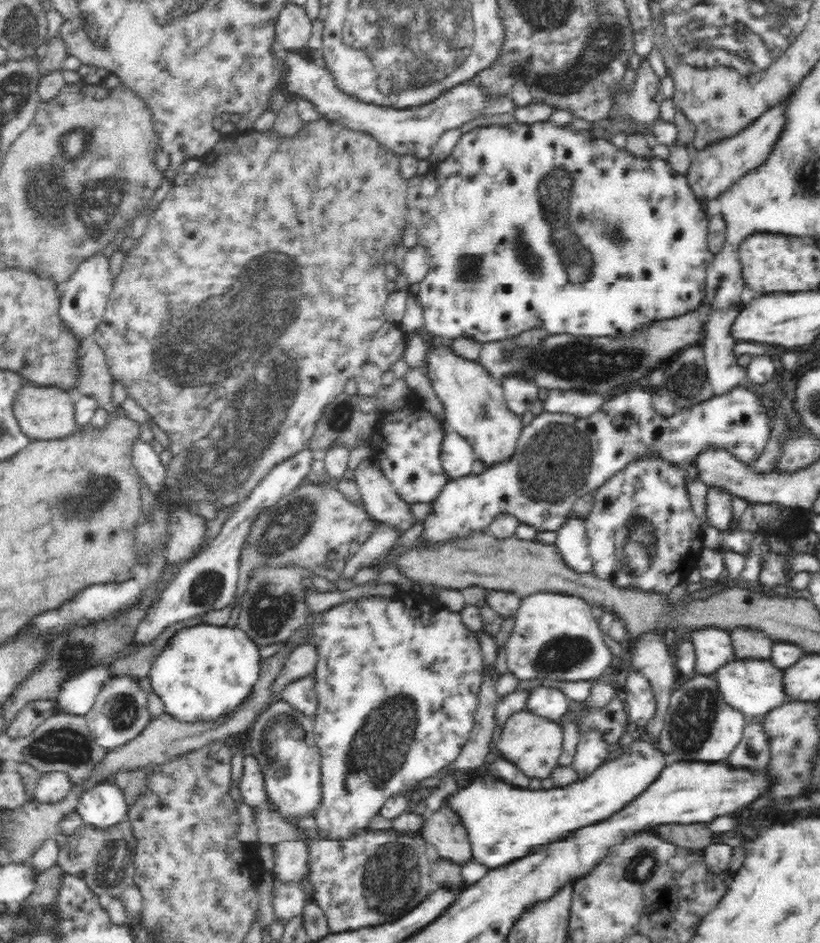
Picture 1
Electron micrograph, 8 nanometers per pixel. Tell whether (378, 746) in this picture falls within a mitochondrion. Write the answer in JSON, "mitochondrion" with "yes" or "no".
{"mitochondrion":"yes"}

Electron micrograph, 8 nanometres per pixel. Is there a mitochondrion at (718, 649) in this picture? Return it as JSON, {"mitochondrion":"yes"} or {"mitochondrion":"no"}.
{"mitochondrion":"no"}

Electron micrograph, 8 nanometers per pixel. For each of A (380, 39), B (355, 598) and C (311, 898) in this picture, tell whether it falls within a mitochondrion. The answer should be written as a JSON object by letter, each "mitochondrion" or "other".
{"A":"mitochondrion","B":"other","C":"other"}

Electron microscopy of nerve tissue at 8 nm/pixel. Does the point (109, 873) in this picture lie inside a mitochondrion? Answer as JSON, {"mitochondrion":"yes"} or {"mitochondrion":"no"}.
{"mitochondrion":"yes"}

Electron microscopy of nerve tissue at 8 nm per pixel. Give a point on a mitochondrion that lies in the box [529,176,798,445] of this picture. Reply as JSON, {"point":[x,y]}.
{"point":[687,381]}

